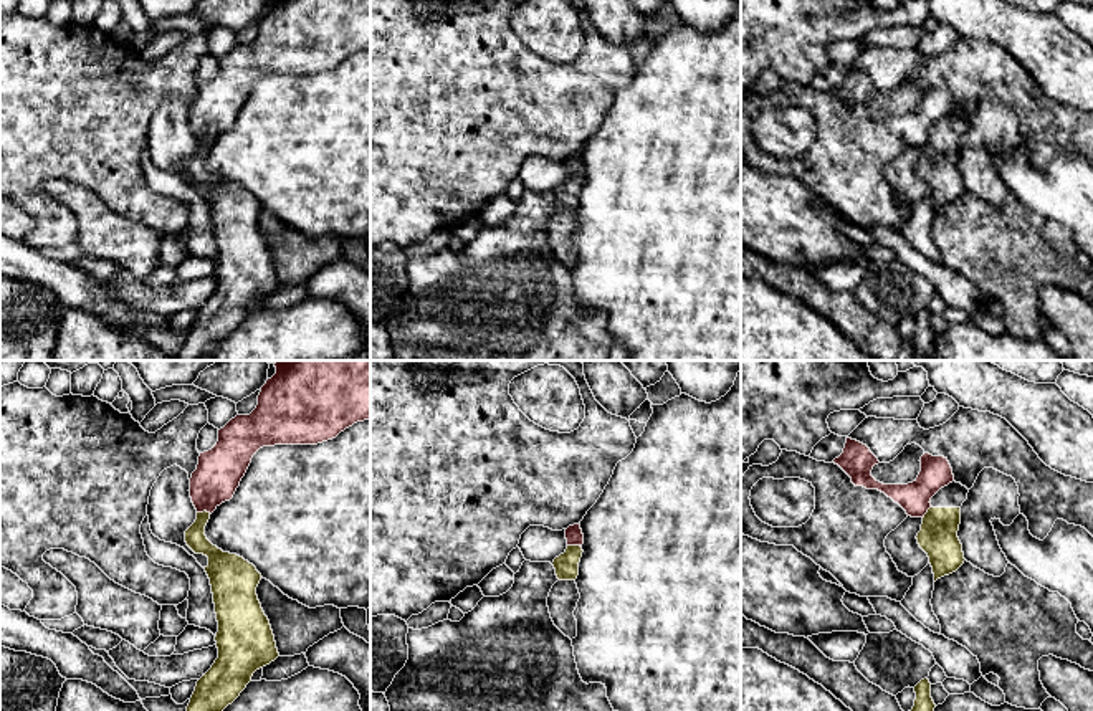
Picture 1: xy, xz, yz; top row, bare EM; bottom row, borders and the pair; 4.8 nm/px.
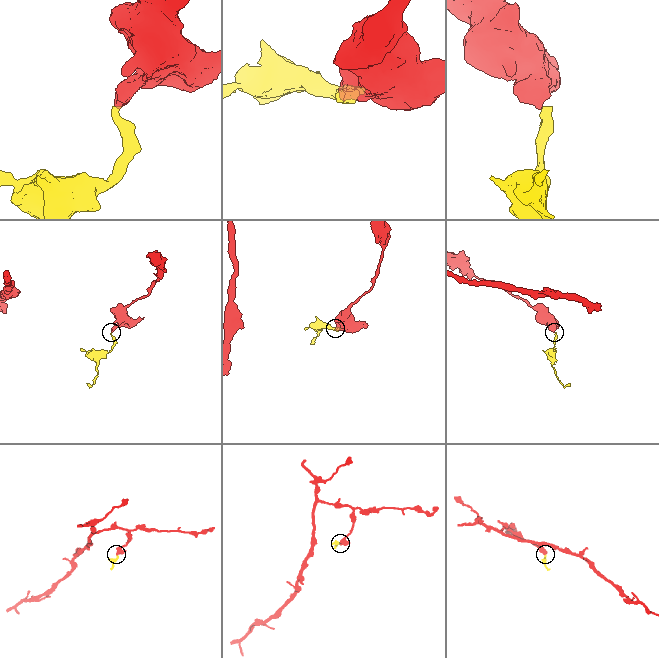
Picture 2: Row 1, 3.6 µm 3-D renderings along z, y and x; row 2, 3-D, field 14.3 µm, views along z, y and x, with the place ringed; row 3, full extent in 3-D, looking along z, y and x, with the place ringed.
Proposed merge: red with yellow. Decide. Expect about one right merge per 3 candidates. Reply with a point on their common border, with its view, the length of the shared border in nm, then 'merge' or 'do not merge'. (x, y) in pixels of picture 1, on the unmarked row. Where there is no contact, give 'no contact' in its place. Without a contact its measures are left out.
meets red in xz at (574, 174); contact 70 nm long; do not merge

